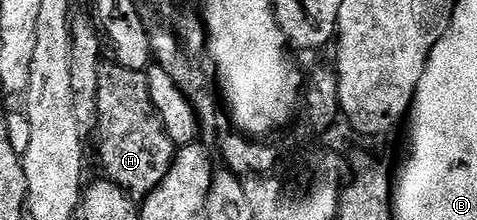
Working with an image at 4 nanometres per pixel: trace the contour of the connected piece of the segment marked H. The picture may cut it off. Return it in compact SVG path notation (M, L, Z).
M109 61L99 73L99 105L97 113L97 159L105 170L104 178L114 183L134 200L144 200L167 177L173 164L175 148L155 105L151 105L151 89L147 89L145 71L127 69L122 63Z

